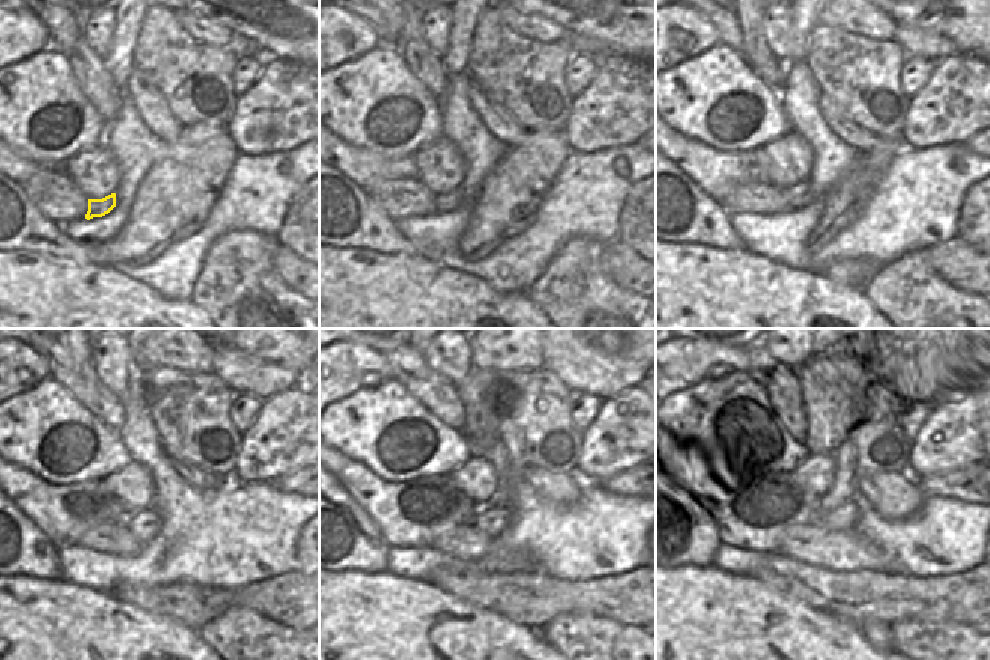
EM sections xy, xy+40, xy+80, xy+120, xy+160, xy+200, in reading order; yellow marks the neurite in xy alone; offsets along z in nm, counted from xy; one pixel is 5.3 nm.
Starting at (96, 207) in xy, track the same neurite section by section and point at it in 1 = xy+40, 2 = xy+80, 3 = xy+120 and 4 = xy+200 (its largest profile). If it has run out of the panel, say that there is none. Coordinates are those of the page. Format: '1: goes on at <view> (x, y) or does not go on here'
1: goes on at xy+40 (449, 201)
2: goes on at xy+80 (798, 195)
3: goes on at xy+120 (146, 524)
4: goes on at xy+200 (846, 516)

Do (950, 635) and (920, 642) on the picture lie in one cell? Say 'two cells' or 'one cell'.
one cell

